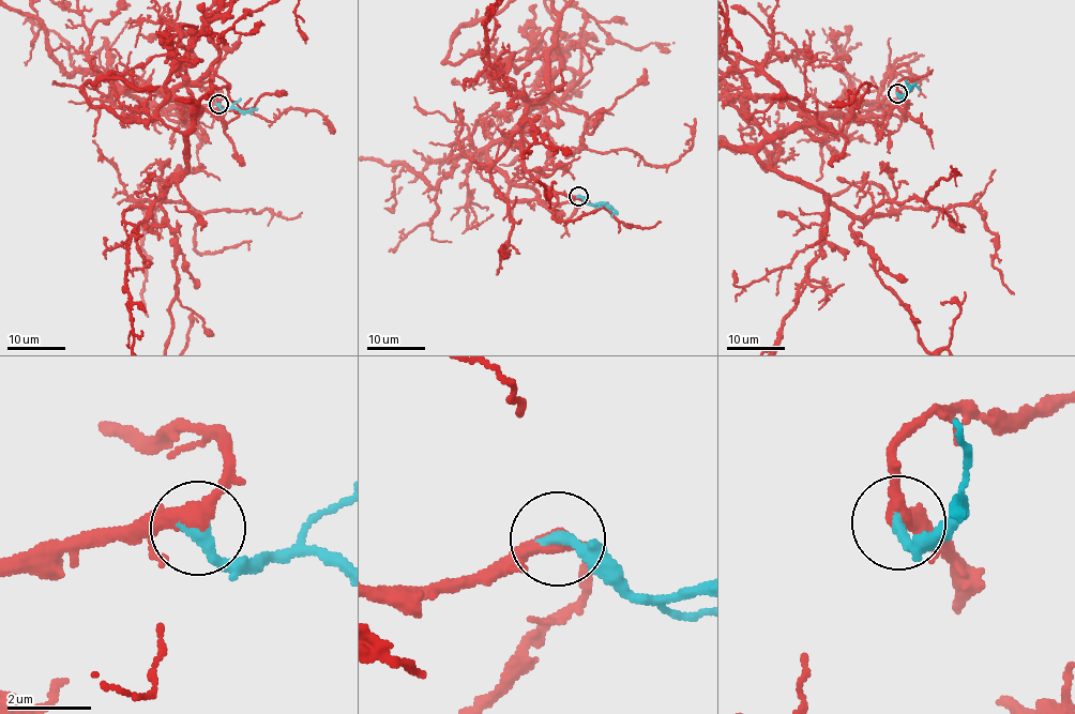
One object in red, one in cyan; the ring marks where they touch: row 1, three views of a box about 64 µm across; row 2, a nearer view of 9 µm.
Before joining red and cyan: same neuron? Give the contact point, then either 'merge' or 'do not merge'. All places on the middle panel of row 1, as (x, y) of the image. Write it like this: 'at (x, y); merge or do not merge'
at (578, 196); merge

